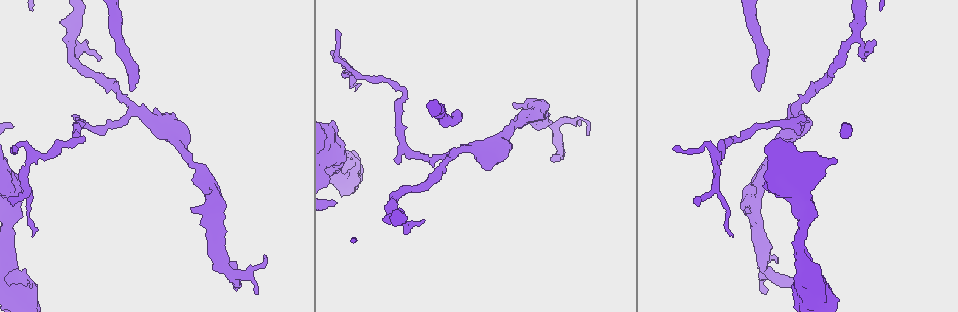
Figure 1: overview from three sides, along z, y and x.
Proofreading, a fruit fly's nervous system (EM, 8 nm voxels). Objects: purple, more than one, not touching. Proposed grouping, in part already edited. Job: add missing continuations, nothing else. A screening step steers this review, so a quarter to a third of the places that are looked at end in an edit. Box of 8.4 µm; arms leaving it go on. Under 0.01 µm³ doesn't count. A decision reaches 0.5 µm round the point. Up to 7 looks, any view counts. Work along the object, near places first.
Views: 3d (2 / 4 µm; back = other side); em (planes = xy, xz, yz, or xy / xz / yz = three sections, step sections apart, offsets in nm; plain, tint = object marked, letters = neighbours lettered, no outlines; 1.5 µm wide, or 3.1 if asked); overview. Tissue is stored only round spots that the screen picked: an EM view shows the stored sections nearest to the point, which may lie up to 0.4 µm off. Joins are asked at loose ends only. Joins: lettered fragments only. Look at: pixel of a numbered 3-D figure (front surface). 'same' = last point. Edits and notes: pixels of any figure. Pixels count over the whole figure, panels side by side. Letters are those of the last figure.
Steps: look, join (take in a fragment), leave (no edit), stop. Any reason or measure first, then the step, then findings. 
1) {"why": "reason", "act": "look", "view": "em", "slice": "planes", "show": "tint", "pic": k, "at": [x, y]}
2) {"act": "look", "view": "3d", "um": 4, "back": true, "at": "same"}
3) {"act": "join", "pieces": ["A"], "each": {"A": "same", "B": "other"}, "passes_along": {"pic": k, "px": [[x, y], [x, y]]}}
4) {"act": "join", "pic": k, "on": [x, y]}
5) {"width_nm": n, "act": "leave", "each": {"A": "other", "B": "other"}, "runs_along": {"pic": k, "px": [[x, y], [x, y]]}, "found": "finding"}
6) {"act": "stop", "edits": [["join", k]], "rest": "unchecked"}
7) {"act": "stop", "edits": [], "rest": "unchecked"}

{"why": "free end", "act": "look", "view": "3d", "um": 4, "pic": 1, "at": [133, 88]}

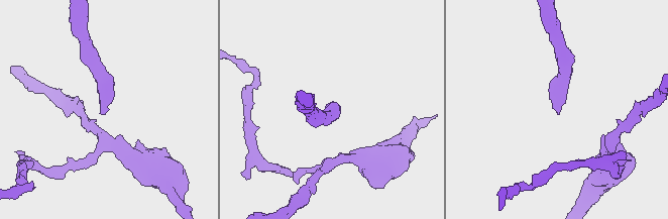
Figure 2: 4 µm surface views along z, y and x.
{"act": "look", "view": "em", "slice": "planes", "show": "letters", "pic": 2, "at": [102, 113]}

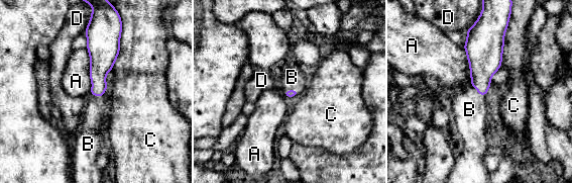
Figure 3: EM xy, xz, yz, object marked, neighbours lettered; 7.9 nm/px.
{"act": "join", "pieces": ["B"], "each": {"A": "other", "B": "same", "C": "other", "D": "other"}, "passes_along": {"pic": 3, "px": [[100, 65], [100, 96], [95, 112]]}, "found": "the cell continues"}

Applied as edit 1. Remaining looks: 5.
{"why": "branch stops here", "act": "look", "view": "3d", "um": 4, "pic": 1, "at": [332, 53]}

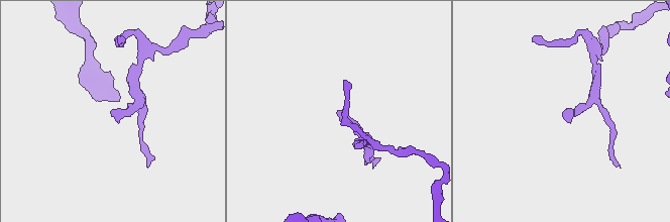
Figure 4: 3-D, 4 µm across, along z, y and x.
{"why": "now the EM", "act": "look", "view": "em", "slice": "planes", "show": "letters", "pic": 4, "at": [111, 110]}

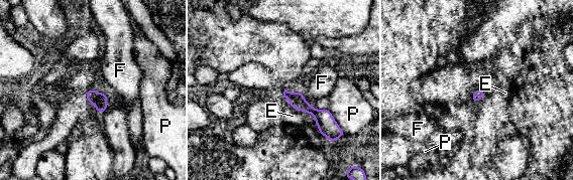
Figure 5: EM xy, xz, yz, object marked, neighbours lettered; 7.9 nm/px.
{"act": "leave", "each": {"E": "other", "F": "other", "P": "other"}, "border": {"pic": 5, "px": [[289, 106], [311, 114]]}, "found": "no lettered fragment goes on from it"}

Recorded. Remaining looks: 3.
{"act": "look", "view": "overview"}

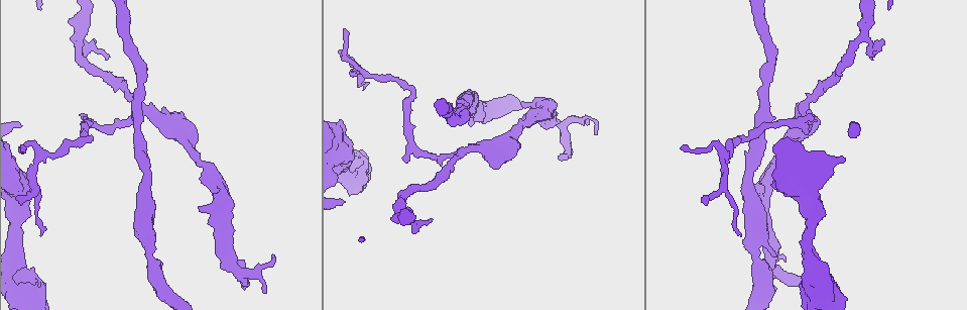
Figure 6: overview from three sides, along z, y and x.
{"why": "an open end", "act": "look", "view": "3d", "um": 2, "pic": 6, "at": [266, 291]}

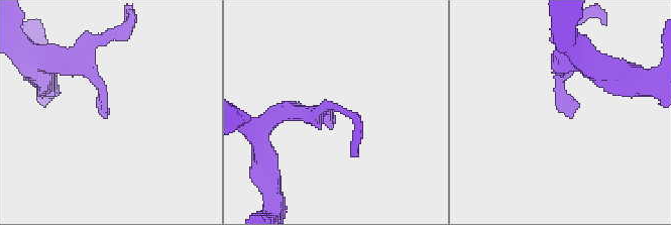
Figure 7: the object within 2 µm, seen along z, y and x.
{"why": "now the EM", "act": "look", "view": "em", "slice": "planes", "show": "letters", "pic": 7, "at": [105, 113]}

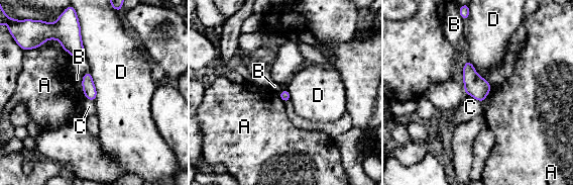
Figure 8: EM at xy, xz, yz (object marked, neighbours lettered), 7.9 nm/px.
{"longest_contact_nm": ["D", 240], "act": "leave", "each": {"A": "other", "B": "other", "C": "other", "D": "other"}, "found": "no lettered fragment goes on from it"}

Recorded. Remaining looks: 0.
{"act": "stop", "edits": [["join", 3]], "rest": "unchecked"}

